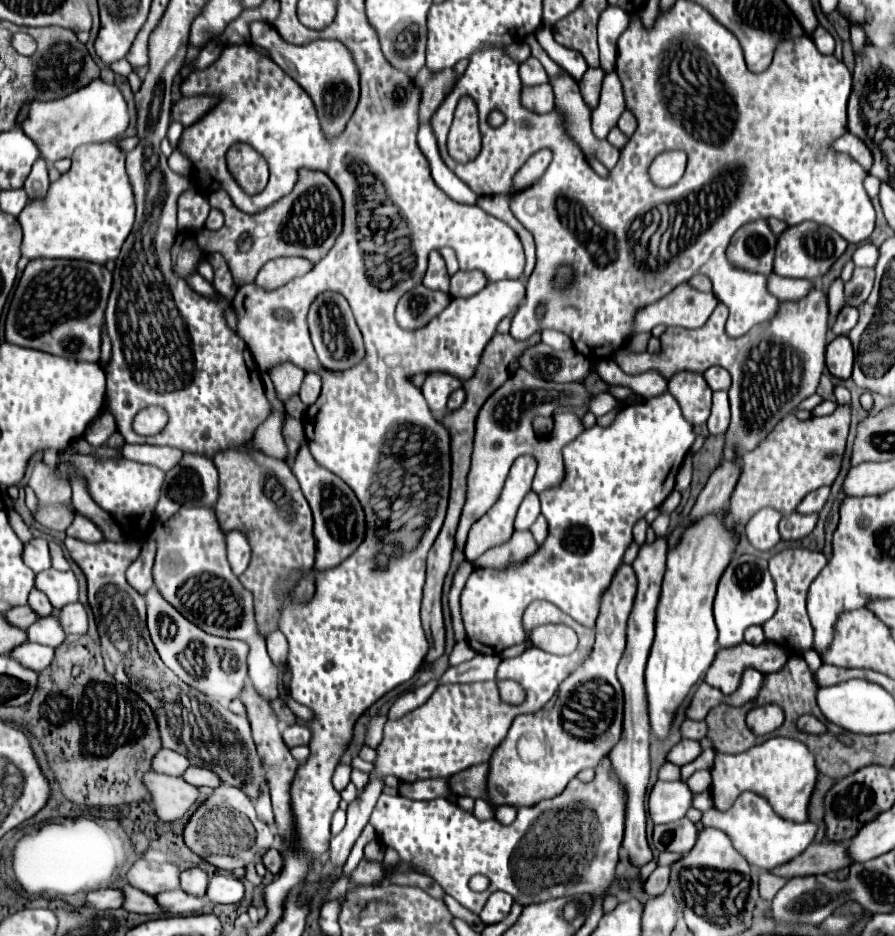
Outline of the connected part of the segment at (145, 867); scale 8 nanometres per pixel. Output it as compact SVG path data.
M136 860L132 868L126 872L126 880L130 886L140 888L142 892L148 892L150 896L166 890L178 888L178 874L180 870L176 864L158 864L158 862L146 862Z

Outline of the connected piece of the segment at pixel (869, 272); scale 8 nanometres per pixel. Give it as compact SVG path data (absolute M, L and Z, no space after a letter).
M854 268L852 278L844 284L844 298L850 306L860 306L874 284L874 268Z

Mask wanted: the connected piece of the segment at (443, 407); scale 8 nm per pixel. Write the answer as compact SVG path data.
M432 372L426 382L424 382L424 388L422 388L422 394L432 410L432 414L436 419L440 419L440 416L448 414L447 408L448 396L450 392L454 392L456 388L462 388L462 382L450 374L442 374L442 372Z

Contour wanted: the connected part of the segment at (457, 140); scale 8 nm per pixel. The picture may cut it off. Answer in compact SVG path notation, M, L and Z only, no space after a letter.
M462 96L447 138L450 156L456 162L471 161L481 150L482 136L478 130L478 110L472 98Z

